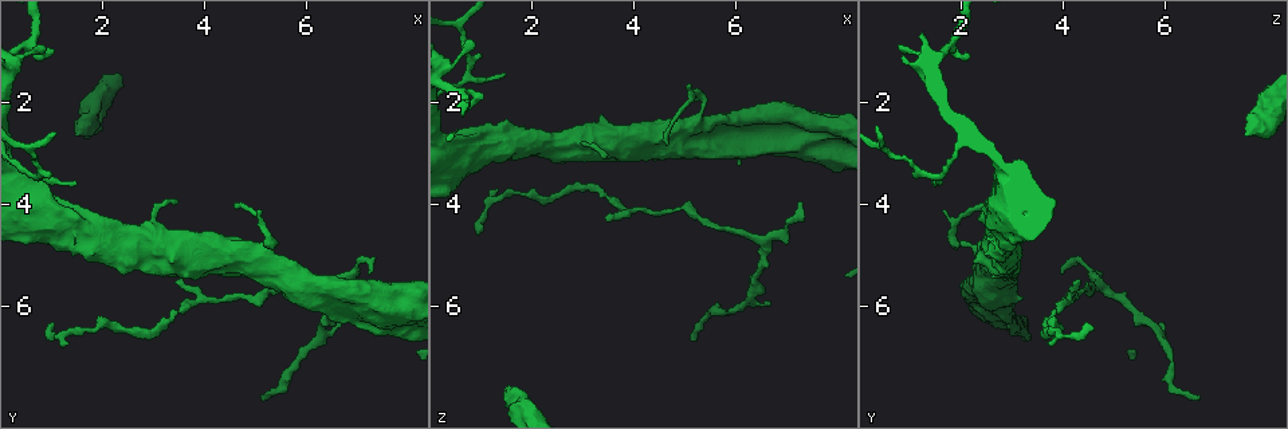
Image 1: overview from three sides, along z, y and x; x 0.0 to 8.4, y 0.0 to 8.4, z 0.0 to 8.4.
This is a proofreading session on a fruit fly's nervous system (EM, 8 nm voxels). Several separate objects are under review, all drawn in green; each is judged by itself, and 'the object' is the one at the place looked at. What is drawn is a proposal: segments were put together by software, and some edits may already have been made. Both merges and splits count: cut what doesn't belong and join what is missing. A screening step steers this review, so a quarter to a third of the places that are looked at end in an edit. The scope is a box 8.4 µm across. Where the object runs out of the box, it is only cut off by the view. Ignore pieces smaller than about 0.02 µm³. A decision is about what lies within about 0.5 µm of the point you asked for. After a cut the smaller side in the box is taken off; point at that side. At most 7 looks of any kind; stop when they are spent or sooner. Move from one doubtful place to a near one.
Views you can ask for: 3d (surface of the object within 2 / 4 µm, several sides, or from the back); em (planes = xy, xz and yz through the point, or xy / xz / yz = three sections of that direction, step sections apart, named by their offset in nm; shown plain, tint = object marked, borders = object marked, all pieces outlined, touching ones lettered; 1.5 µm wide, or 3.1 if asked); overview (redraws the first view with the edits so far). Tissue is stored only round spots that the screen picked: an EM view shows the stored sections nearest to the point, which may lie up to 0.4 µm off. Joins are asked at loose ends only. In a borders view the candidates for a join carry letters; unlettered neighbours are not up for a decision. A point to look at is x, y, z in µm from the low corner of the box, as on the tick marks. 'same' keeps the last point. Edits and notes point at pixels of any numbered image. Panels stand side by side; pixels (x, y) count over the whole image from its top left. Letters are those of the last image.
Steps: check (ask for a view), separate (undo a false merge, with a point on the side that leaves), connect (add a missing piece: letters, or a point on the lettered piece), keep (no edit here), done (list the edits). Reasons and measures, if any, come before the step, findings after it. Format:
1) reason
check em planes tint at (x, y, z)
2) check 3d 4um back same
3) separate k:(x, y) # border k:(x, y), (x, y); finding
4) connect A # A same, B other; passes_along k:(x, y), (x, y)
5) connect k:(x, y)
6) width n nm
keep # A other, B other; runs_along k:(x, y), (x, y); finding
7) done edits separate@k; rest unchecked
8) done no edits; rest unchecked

an open end
check em planes borders at (0.90, 6.45, 4.60)

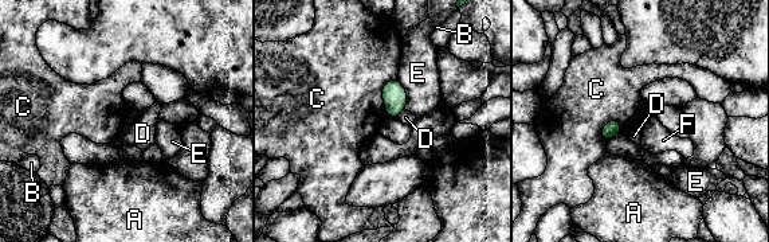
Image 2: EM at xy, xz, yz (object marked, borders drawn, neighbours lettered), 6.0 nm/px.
keep # A other, B other, C other, D other, E other, F other; border 2:(618, 120), (605, 124), (603, 140); none of them fits

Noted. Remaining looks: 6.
branch stops here
check 3d 4um back at (5.25, 7.80, 6.70)

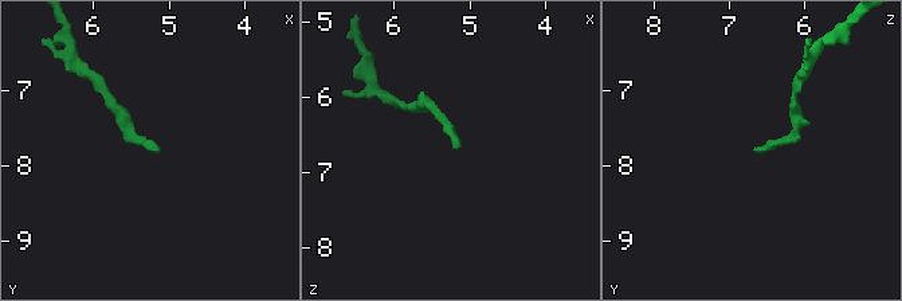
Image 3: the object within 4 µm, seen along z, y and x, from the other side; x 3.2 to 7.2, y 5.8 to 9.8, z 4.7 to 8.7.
check em yz step 4 tint at (5.20, 7.85, 6.70)

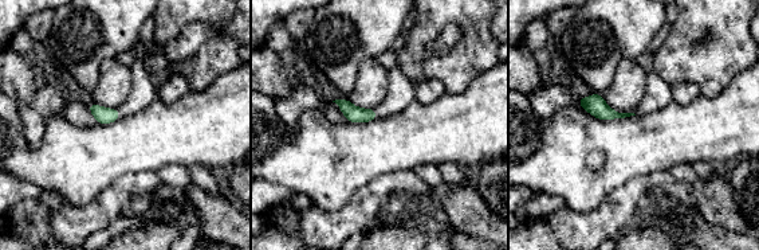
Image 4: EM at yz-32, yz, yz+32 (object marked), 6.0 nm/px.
check em planes borders same

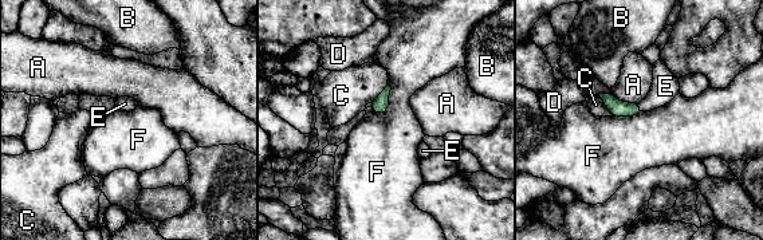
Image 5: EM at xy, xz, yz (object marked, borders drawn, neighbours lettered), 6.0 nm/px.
width 100 nm
connect E # A other, B other, C other, D other, E same, F other; passes_along 5:(617, 107), (640, 107), (665, 86); it goes on there

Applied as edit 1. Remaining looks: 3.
done edits connect@5; rest unchecked

